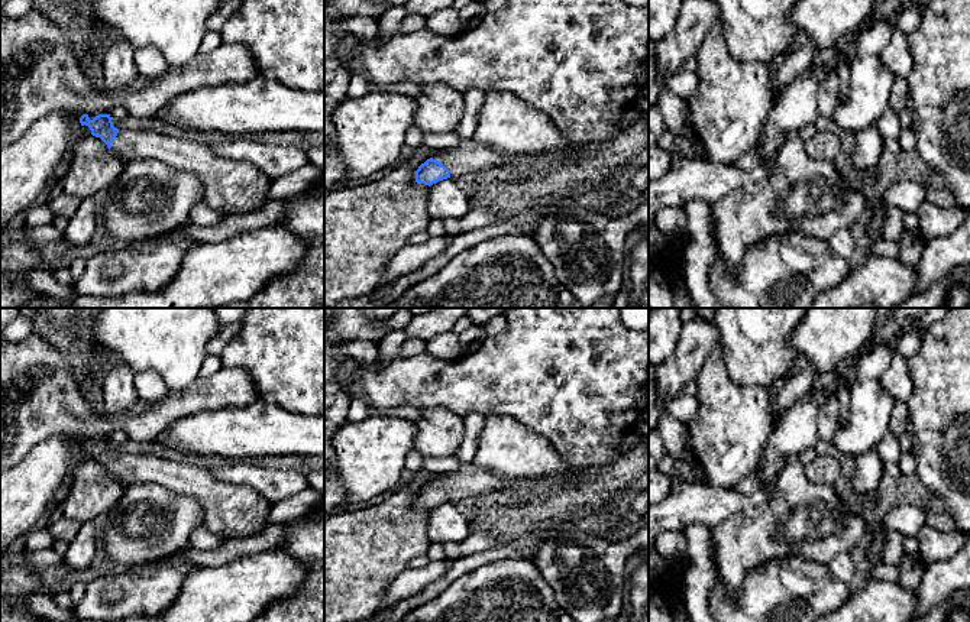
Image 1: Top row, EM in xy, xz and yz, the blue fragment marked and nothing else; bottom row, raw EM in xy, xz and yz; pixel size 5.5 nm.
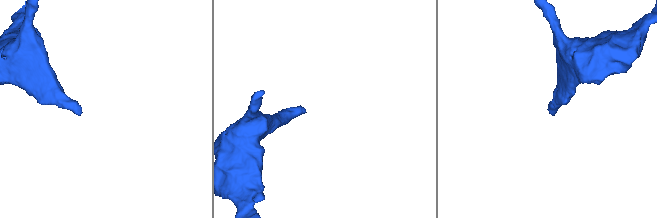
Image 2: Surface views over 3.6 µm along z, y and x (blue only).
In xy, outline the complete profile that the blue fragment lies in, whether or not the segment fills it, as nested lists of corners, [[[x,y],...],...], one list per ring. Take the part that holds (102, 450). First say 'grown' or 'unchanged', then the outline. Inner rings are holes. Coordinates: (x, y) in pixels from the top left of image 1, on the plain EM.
grown; [[[88,438],[80,441],[81,450],[88,450],[91,459],[100,461],[111,477],[125,487],[139,483],[156,483],[172,492],[194,496],[204,512],[203,525],[222,540],[253,537],[261,534],[268,525],[268,514],[272,503],[258,490],[217,480],[208,469],[195,464],[158,456],[119,454],[111,444],[110,438],[98,438],[93,444],[88,443]]]

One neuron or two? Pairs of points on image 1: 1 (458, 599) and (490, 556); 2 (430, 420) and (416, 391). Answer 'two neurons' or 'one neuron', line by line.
1: two neurons
2: two neurons

